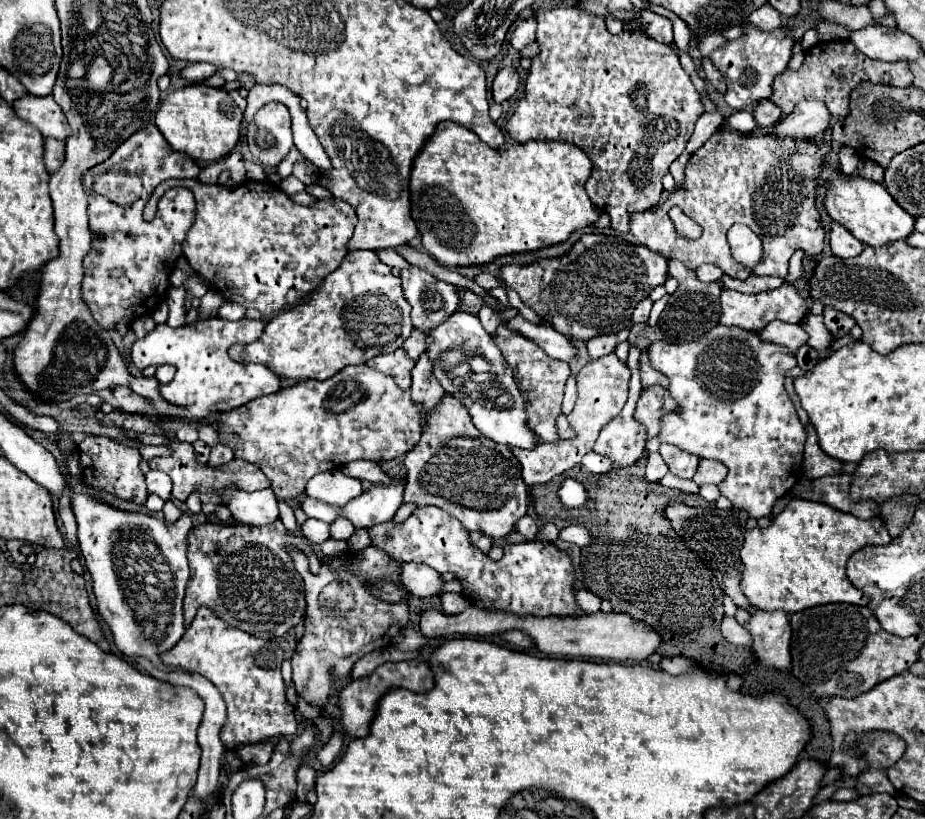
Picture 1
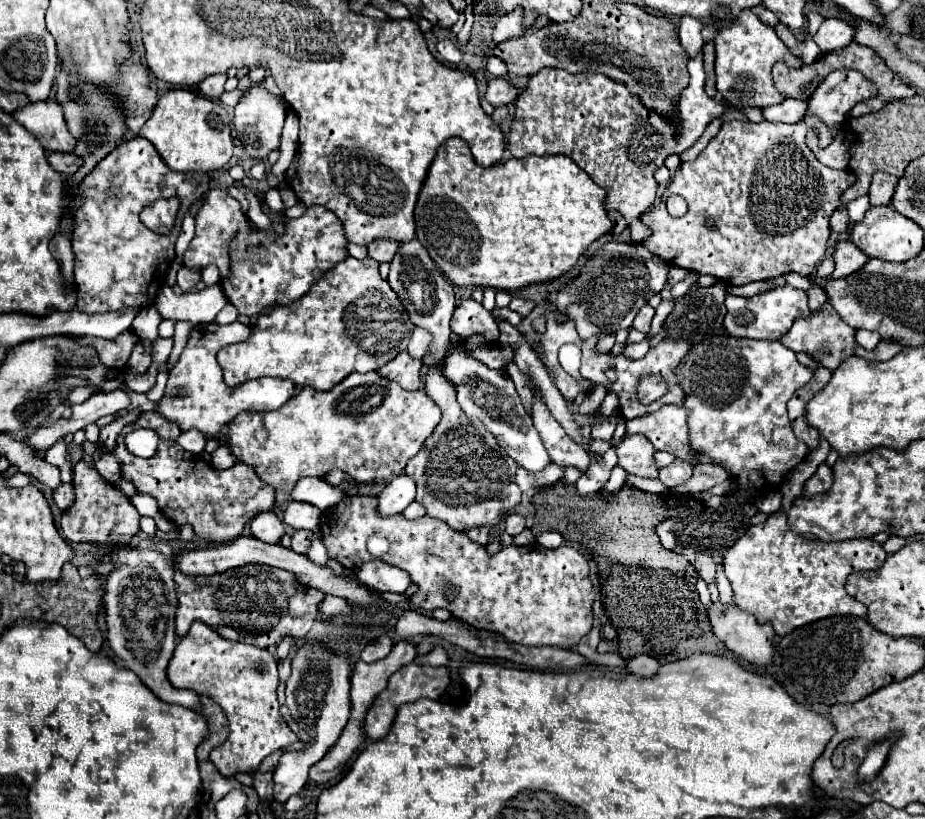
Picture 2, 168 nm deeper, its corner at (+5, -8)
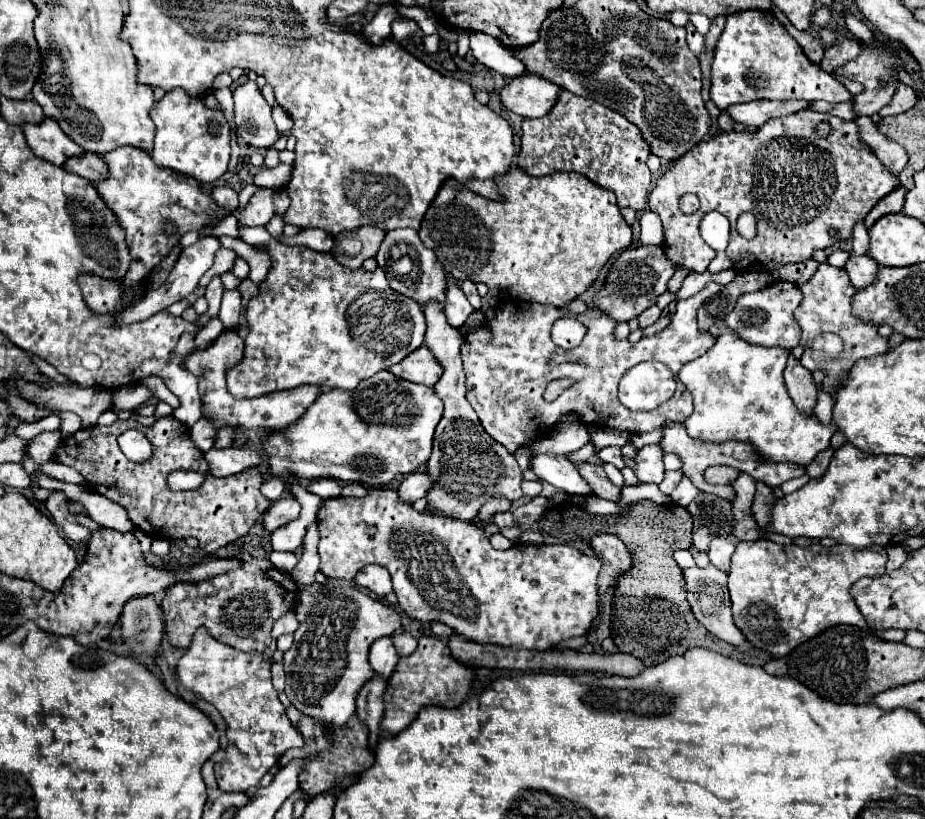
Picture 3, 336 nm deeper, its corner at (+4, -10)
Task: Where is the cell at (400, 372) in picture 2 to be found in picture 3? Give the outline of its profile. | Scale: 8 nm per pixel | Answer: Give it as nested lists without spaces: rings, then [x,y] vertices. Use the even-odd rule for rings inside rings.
[[[425,345],[409,353],[401,363],[389,367],[389,371],[395,377],[401,377],[411,383],[421,383],[425,387],[433,387],[441,377],[441,365],[433,359],[431,351]]]

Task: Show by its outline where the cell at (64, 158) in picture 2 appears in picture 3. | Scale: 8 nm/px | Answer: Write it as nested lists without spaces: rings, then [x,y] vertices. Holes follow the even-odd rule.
[[[83,153],[79,157],[69,157],[65,161],[65,169],[87,181],[99,181],[107,173],[107,165],[97,153]]]

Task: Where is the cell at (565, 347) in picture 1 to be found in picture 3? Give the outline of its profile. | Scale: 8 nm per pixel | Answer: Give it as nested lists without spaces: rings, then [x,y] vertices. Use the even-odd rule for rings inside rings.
[[[451,285],[447,289],[447,307],[445,307],[445,317],[447,317],[449,325],[455,329],[461,329],[465,325],[467,317],[471,315],[471,311],[473,311],[473,307],[467,301],[465,293],[459,287]]]

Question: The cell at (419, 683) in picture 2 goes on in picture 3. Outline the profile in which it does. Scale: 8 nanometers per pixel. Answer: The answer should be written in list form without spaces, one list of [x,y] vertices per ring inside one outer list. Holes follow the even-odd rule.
[[[421,637],[419,645],[413,655],[401,659],[389,677],[387,691],[383,695],[385,701],[385,713],[381,721],[381,729],[395,735],[403,731],[417,715],[417,711],[425,705],[437,705],[437,707],[459,707],[465,701],[465,695],[469,693],[473,681],[473,671],[465,665],[461,665],[449,651],[447,643],[437,637]]]

